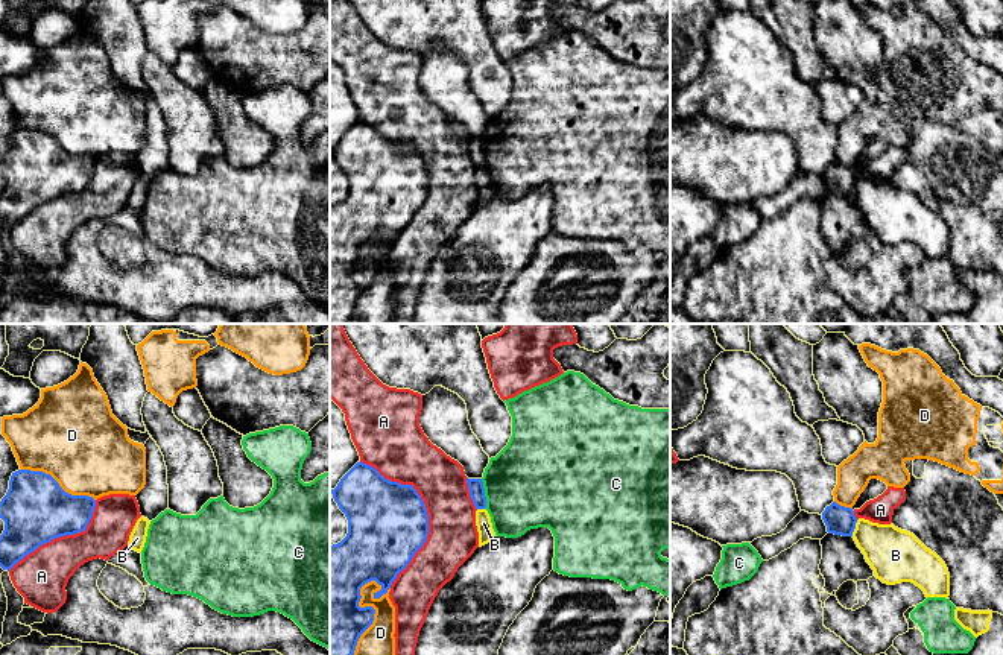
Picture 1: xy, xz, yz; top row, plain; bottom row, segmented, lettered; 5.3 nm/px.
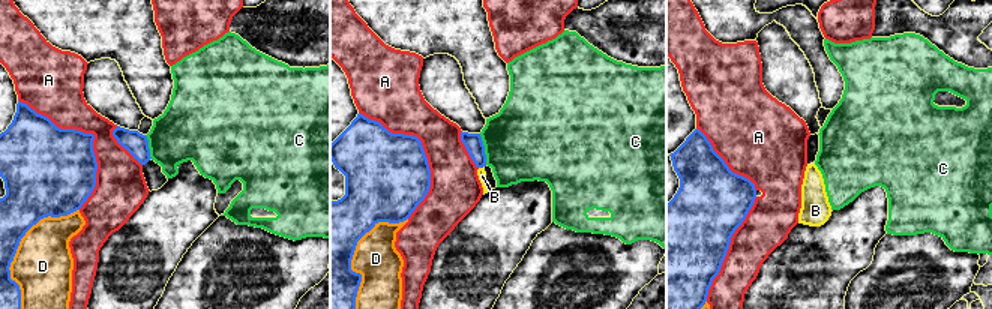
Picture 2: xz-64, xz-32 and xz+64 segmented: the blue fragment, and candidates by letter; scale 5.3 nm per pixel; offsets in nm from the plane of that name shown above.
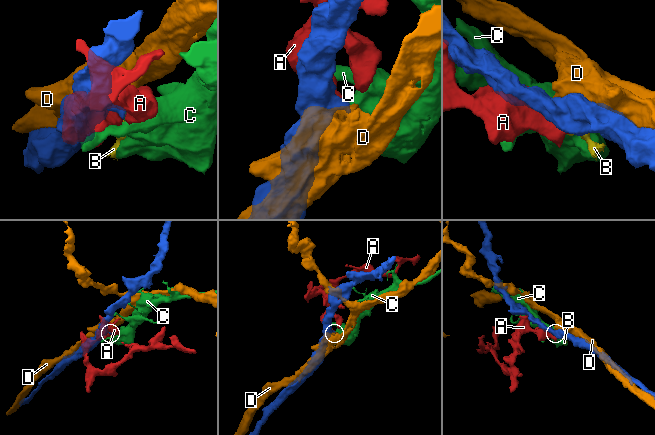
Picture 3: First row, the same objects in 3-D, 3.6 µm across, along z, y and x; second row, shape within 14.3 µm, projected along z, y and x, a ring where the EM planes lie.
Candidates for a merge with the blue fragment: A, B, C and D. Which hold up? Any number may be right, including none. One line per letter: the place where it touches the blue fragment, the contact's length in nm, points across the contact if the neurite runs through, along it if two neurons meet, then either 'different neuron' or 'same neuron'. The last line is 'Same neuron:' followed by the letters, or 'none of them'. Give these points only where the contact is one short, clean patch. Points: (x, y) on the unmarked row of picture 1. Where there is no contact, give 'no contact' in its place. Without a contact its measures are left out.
A: contact xz (426, 170); length 700 nm; different neuron
B: contact yz (854, 187); length 90 nm; border yz (857, 180), (851, 195); different neuron
C: contact xz (484, 154); length 160 nm; different neuron
D: contact xz (374, 272); length 460 nm; different neuron
Same neuron: none of them

